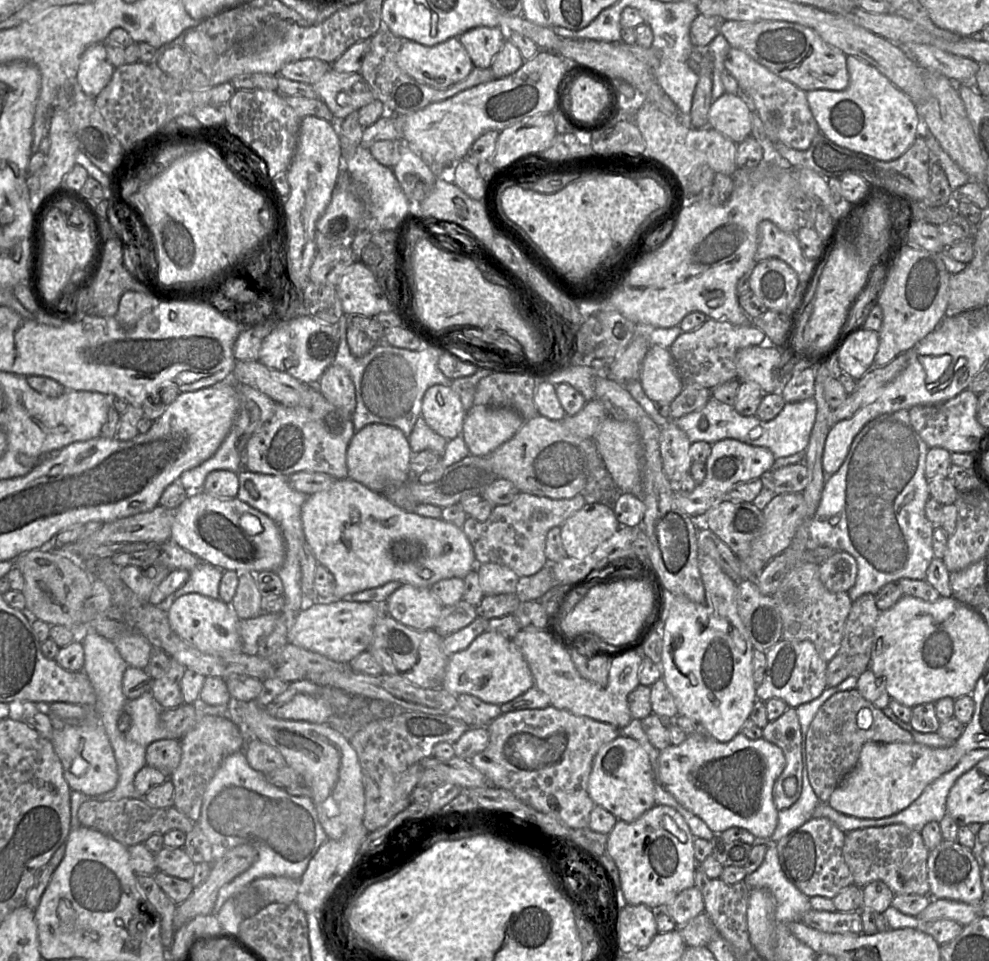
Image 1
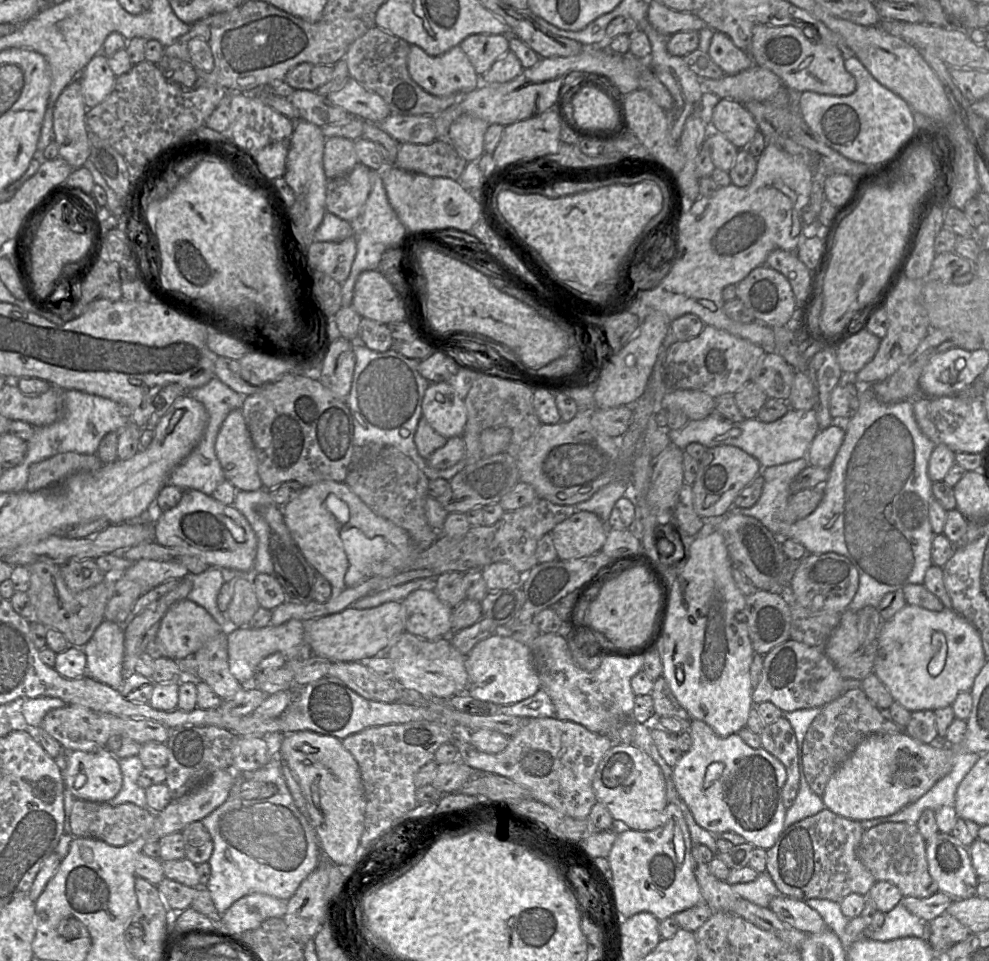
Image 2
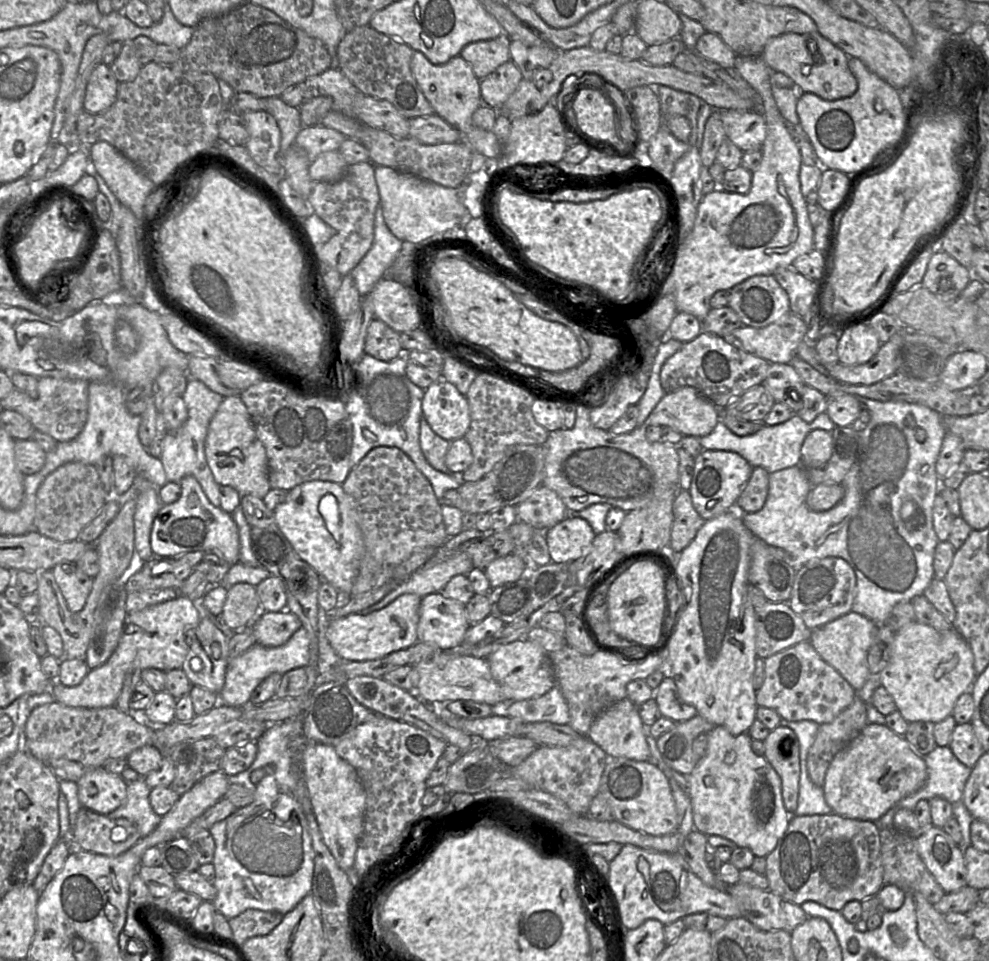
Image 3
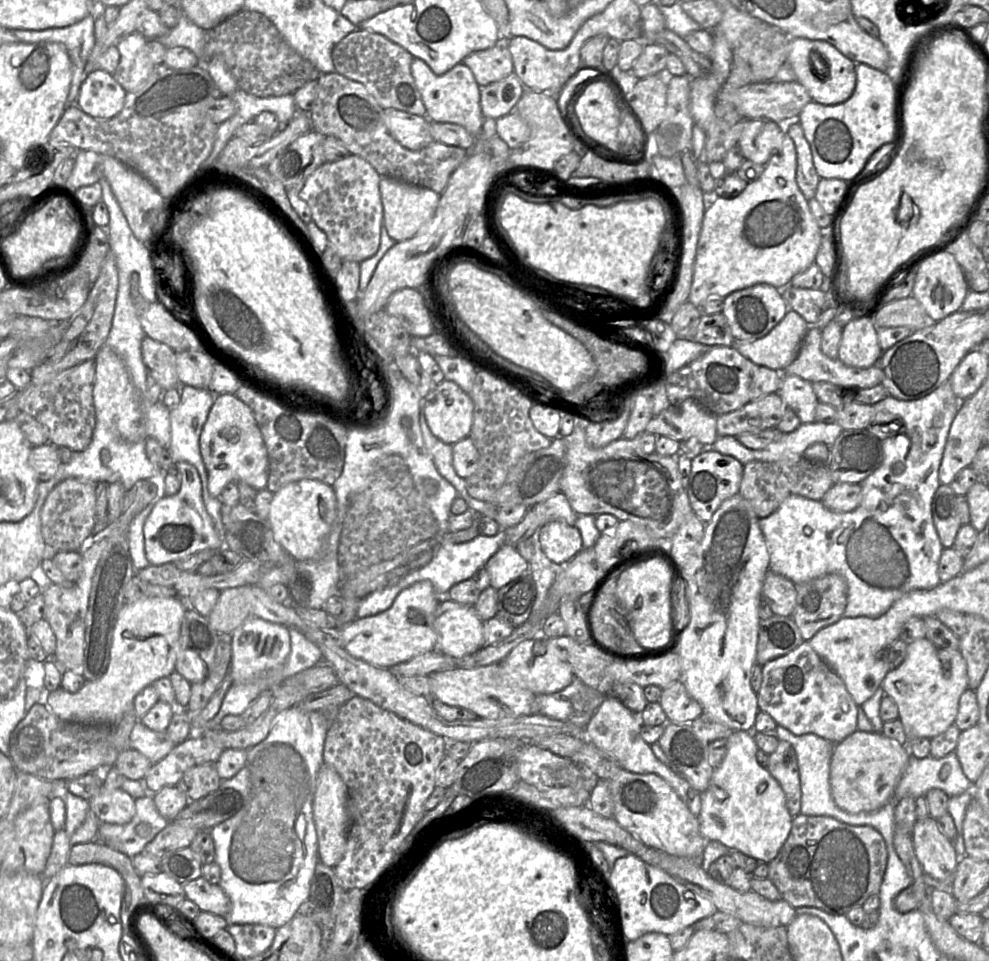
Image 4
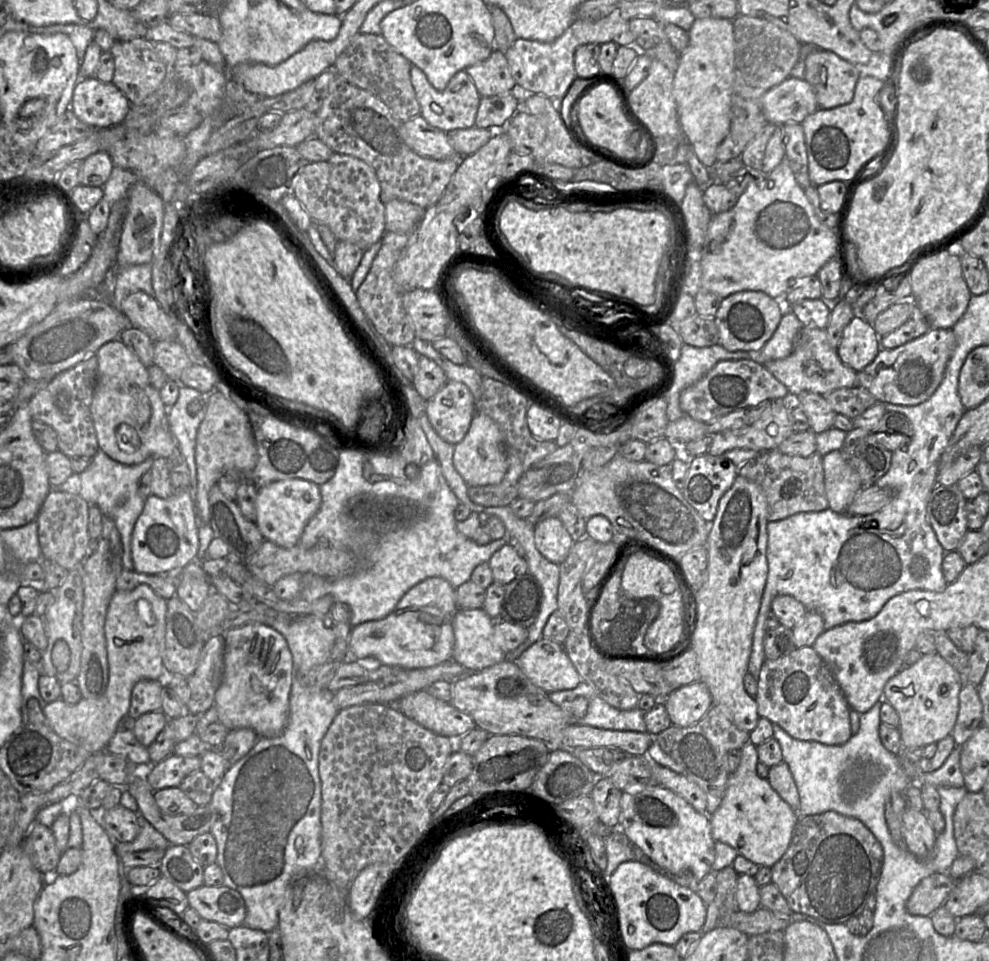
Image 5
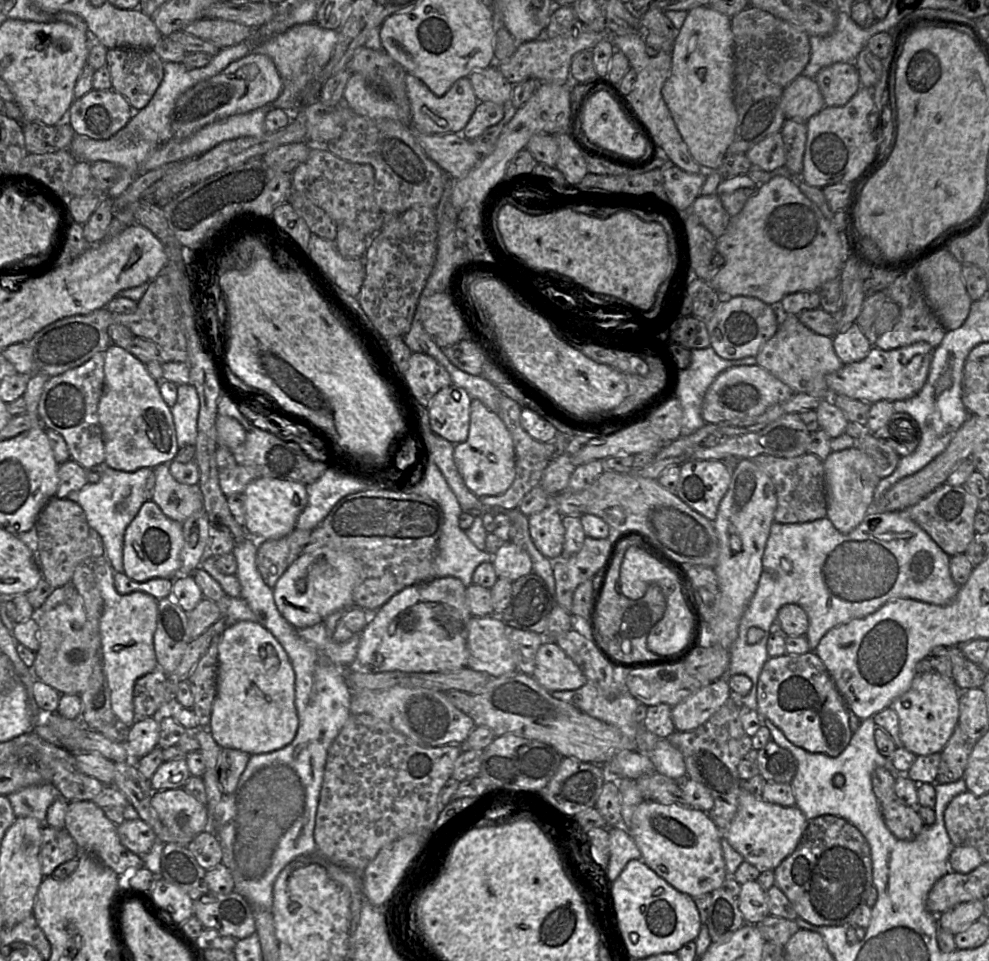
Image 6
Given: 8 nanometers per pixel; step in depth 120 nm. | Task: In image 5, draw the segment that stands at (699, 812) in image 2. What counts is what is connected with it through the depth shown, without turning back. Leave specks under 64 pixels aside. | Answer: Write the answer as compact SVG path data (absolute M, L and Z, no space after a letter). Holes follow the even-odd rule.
M748 741L741 748L739 766L730 774L719 808L710 815L711 833L715 841L731 846L760 867L771 868L788 849L799 817L771 787L768 779L757 775L757 763L757 747Z

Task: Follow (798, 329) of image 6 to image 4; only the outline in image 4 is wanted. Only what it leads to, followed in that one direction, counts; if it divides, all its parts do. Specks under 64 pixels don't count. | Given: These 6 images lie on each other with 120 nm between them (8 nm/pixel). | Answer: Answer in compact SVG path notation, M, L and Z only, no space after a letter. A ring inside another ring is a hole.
M810 327L802 341L796 359L787 366L784 371L777 371L783 375L795 375L808 382L829 382L842 387L870 388L881 384L883 371L879 362L868 368L856 368L847 366L838 358L831 359L821 351L822 331L815 327Z

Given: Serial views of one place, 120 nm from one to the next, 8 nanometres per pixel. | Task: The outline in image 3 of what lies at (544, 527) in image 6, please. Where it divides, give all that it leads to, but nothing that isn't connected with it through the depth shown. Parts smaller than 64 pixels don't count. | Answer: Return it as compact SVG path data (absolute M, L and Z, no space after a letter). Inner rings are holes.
M567 516L545 531L551 562L567 564L583 556L596 534L589 523L580 517Z

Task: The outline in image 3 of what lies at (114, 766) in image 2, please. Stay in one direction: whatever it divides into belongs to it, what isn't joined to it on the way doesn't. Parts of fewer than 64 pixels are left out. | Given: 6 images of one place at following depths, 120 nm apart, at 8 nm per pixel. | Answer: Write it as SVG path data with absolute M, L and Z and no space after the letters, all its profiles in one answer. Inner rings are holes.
M104 766L86 769L76 784L78 798L82 806L100 814L108 815L126 800L127 783L122 778L122 775L111 773Z

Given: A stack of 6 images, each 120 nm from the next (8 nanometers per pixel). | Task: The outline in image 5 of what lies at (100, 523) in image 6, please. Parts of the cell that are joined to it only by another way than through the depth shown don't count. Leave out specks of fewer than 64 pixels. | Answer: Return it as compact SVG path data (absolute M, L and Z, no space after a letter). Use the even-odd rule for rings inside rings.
M99 449L85 471L73 473L63 484L51 487L52 491L67 492L80 496L89 506L97 506L103 517L109 517L115 522L124 550L122 558L124 570L134 570L131 538L135 523L143 511L146 499L139 495L138 486L141 477L151 469L153 460L154 458L147 458L136 465L125 465L111 459Z

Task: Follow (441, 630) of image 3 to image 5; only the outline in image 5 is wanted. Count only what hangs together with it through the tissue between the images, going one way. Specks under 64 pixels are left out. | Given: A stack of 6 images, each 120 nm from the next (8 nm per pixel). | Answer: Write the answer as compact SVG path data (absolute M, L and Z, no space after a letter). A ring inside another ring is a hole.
M459 608L454 620L454 646L452 659L472 672L494 666L506 659L506 652L501 647L501 636L496 630L496 621L483 609Z

